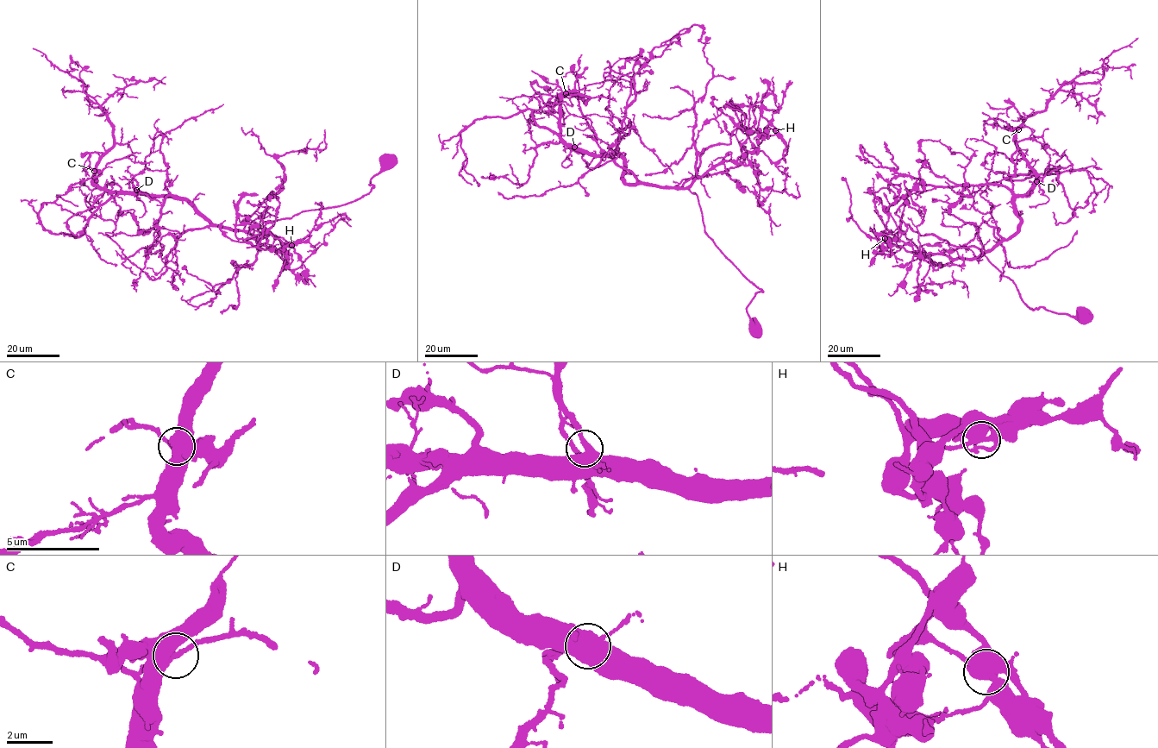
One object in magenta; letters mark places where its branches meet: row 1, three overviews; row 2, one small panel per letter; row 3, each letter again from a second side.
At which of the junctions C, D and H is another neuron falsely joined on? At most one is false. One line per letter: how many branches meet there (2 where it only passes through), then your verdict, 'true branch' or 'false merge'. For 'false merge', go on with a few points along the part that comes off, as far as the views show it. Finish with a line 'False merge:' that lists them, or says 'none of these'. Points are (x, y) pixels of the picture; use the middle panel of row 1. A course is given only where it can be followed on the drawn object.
C: 2 | true branch
D: 2 | true branch
H: 2 | true branch
False merge: none of these

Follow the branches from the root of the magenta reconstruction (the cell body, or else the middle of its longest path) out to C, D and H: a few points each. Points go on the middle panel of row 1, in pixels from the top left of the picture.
C: (754, 326), (747, 305), (761, 289), (708, 235), (697, 196), (626, 183), (622, 157), (567, 145), (566, 93)
D: (754, 326), (747, 305), (761, 289), (708, 235), (695, 193), (679, 186), (626, 183), (622, 157), (574, 147)
H: (754, 326), (747, 305), (761, 289), (708, 235), (688, 186), (737, 159), (748, 134), (774, 130)

